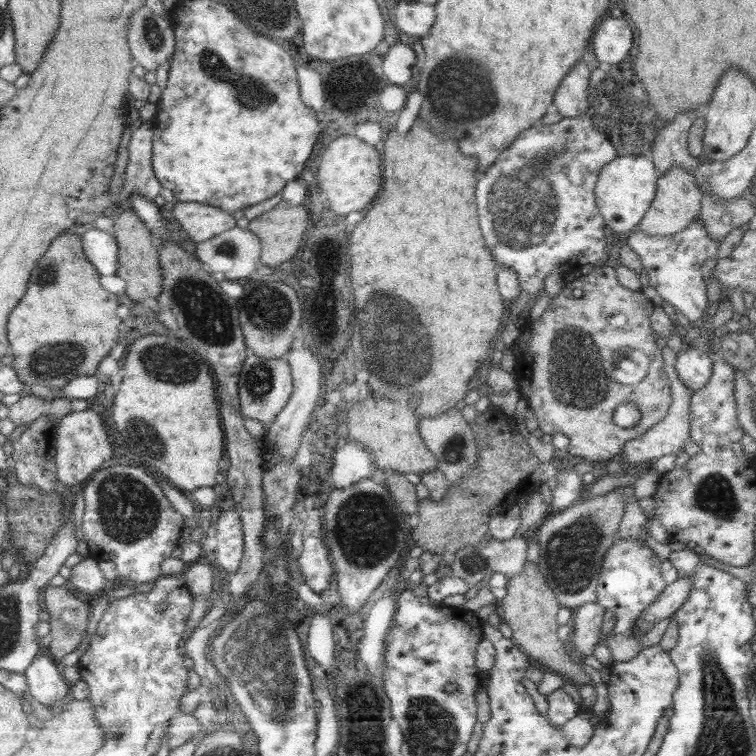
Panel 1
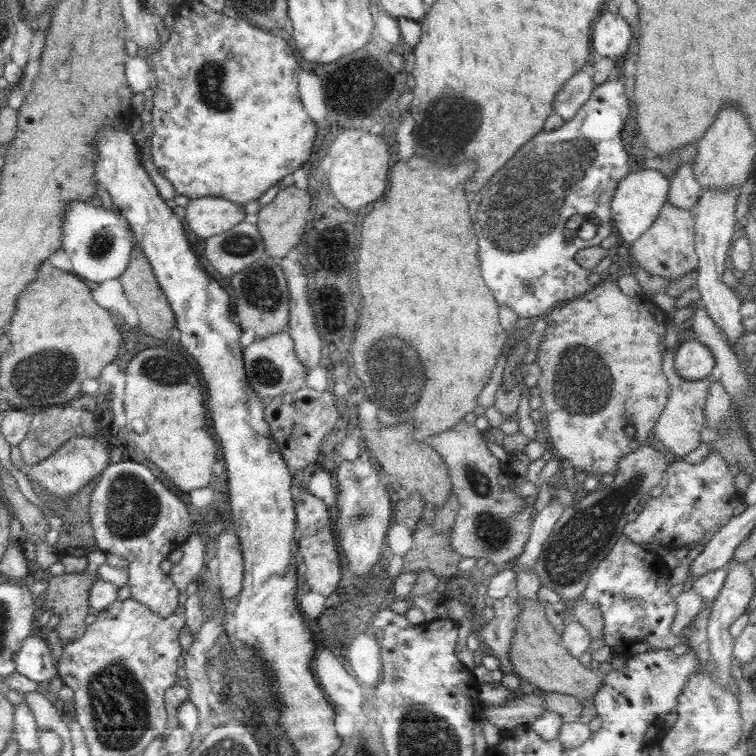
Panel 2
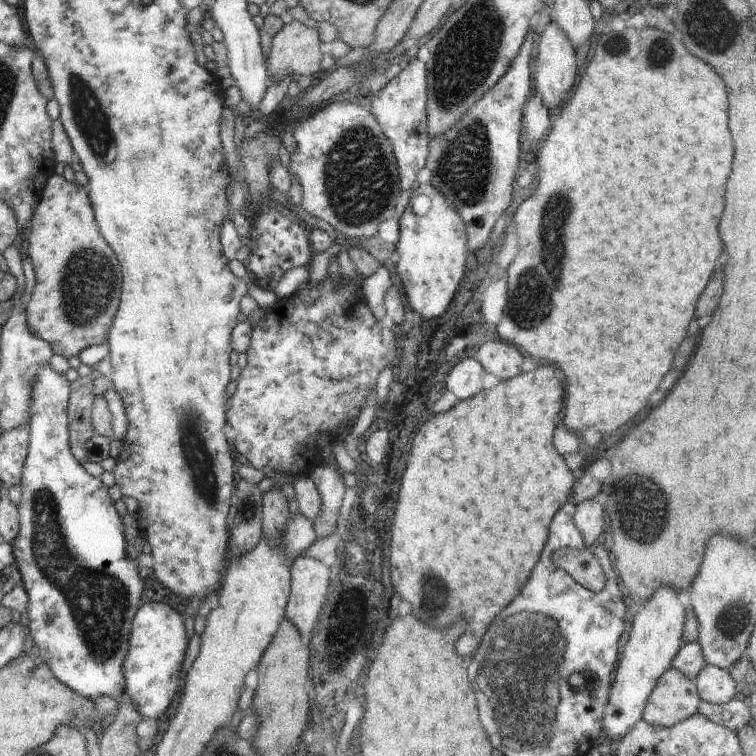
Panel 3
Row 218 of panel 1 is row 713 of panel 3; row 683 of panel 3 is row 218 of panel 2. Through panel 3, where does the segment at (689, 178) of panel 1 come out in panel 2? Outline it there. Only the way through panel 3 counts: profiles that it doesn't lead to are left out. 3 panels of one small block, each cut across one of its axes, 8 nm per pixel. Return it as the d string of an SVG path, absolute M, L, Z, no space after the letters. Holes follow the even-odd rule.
M666 202L650 229L631 245L632 256L639 266L648 274L661 276L669 281L682 278L692 270L696 271L699 258L695 251L694 214L693 210L674 208Z

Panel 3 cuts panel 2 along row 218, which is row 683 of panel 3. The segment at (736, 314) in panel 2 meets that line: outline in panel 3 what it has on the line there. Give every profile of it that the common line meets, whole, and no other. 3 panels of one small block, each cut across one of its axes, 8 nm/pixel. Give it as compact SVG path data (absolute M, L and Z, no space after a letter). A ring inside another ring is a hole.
M704 666L694 682L697 694L708 704L726 704L733 700L739 690L727 670L716 666Z

